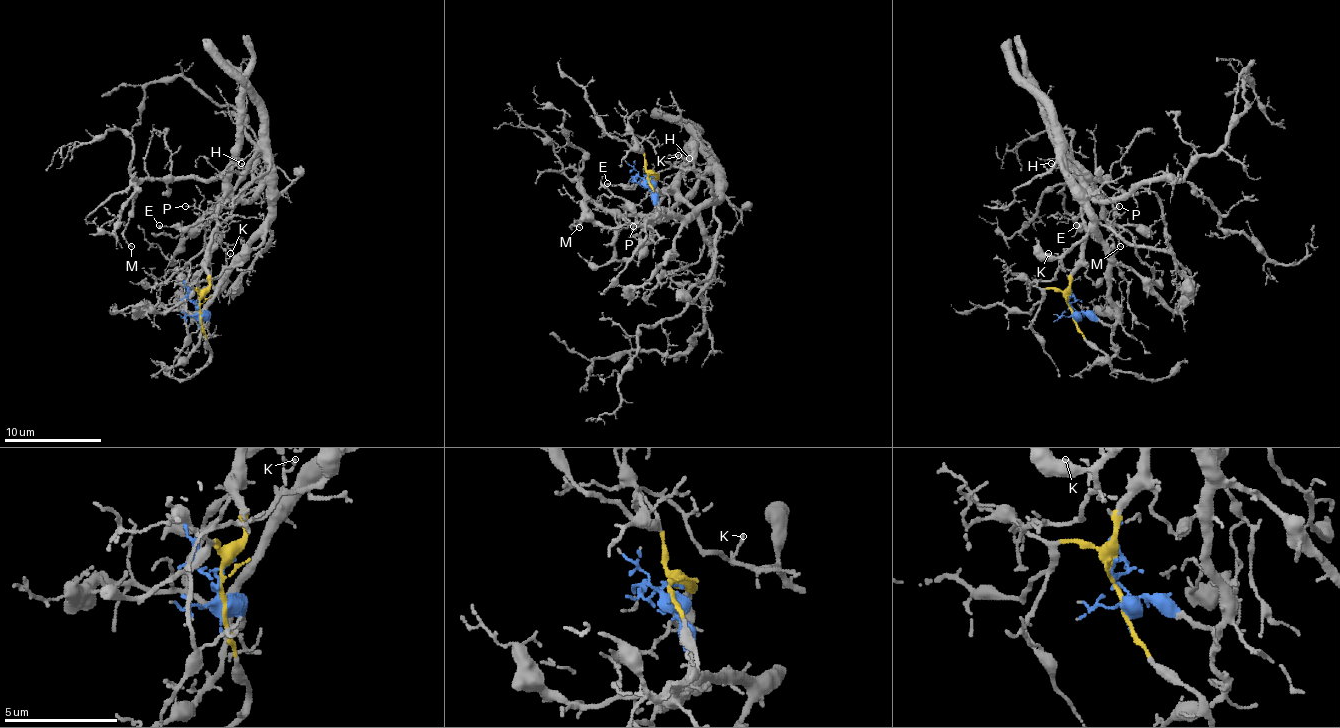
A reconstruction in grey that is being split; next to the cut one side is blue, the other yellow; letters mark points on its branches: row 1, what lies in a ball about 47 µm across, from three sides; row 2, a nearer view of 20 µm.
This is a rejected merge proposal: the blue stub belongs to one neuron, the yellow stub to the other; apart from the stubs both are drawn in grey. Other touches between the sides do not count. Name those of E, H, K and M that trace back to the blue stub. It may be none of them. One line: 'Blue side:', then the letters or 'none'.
Blue side: H, K

